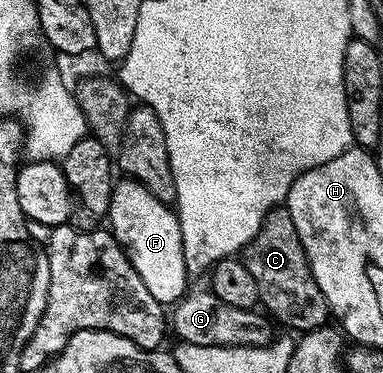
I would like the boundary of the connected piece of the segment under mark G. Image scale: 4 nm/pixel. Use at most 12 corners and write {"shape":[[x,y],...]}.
{"shape":[[185,292],[170,329],[185,345],[262,347],[263,312]]}

